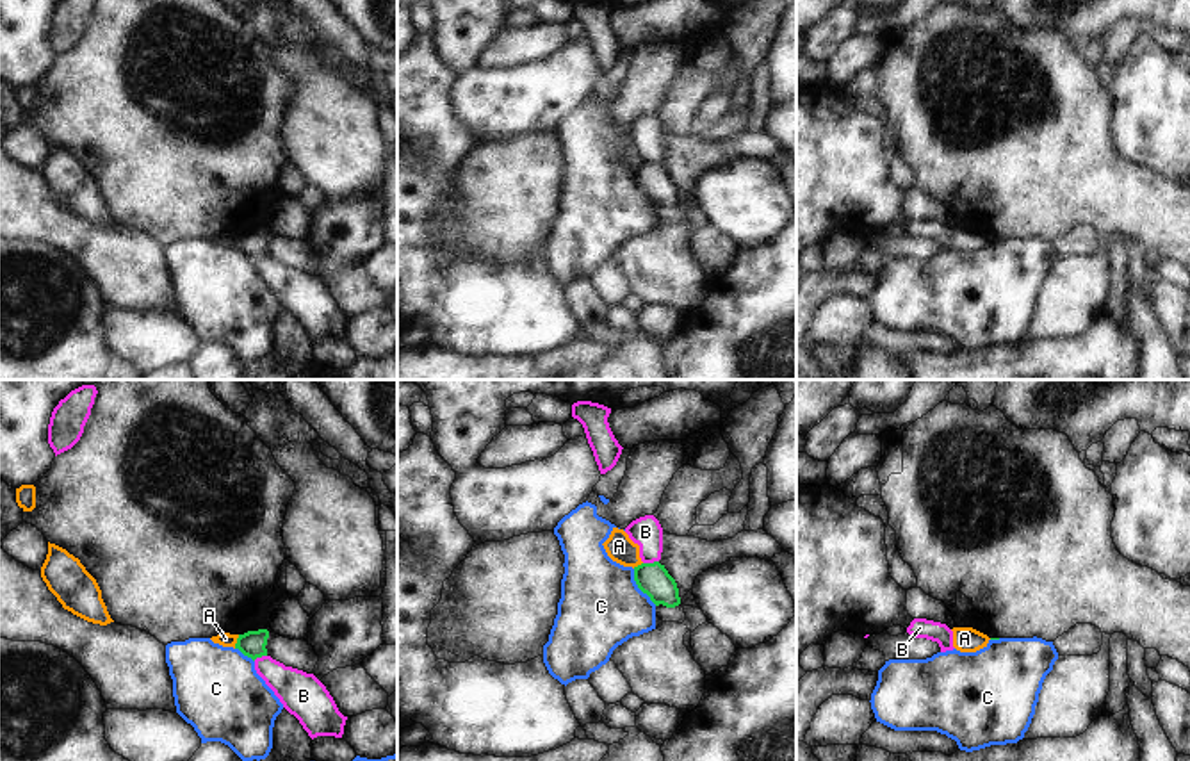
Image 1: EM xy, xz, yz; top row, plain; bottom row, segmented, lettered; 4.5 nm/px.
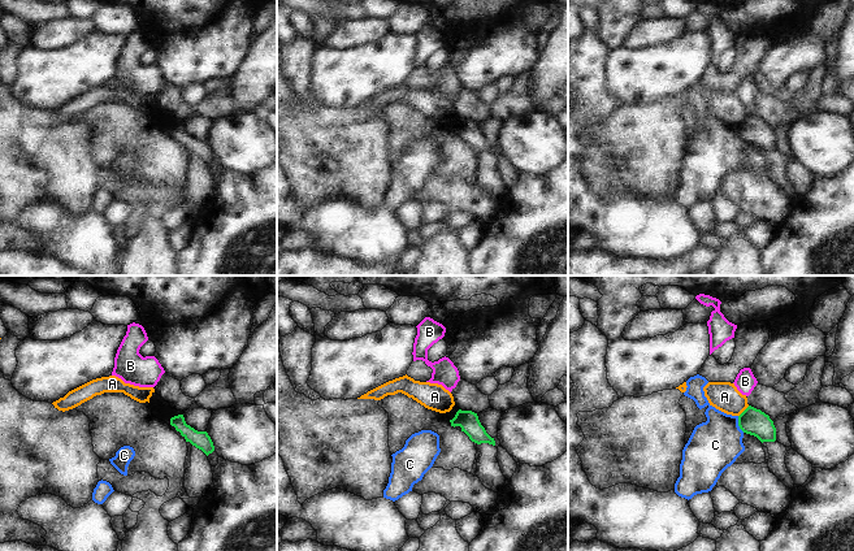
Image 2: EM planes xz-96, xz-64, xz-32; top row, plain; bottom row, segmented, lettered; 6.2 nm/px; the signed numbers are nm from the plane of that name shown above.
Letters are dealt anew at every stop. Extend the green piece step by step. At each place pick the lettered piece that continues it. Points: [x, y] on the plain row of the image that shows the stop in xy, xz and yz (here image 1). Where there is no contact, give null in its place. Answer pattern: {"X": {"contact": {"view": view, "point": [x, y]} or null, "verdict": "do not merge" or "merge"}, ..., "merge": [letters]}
{"A": {"contact": {"view": "xy", "point": [237, 243]}, "verdict": "do not merge"}, "B": {"contact": {"view": "xz", "point": [651, 164]}, "verdict": "do not merge"}, "C": {"contact": {"view": "xz", "point": [638, 188]}, "verdict": "do not merge"}, "merge": []}

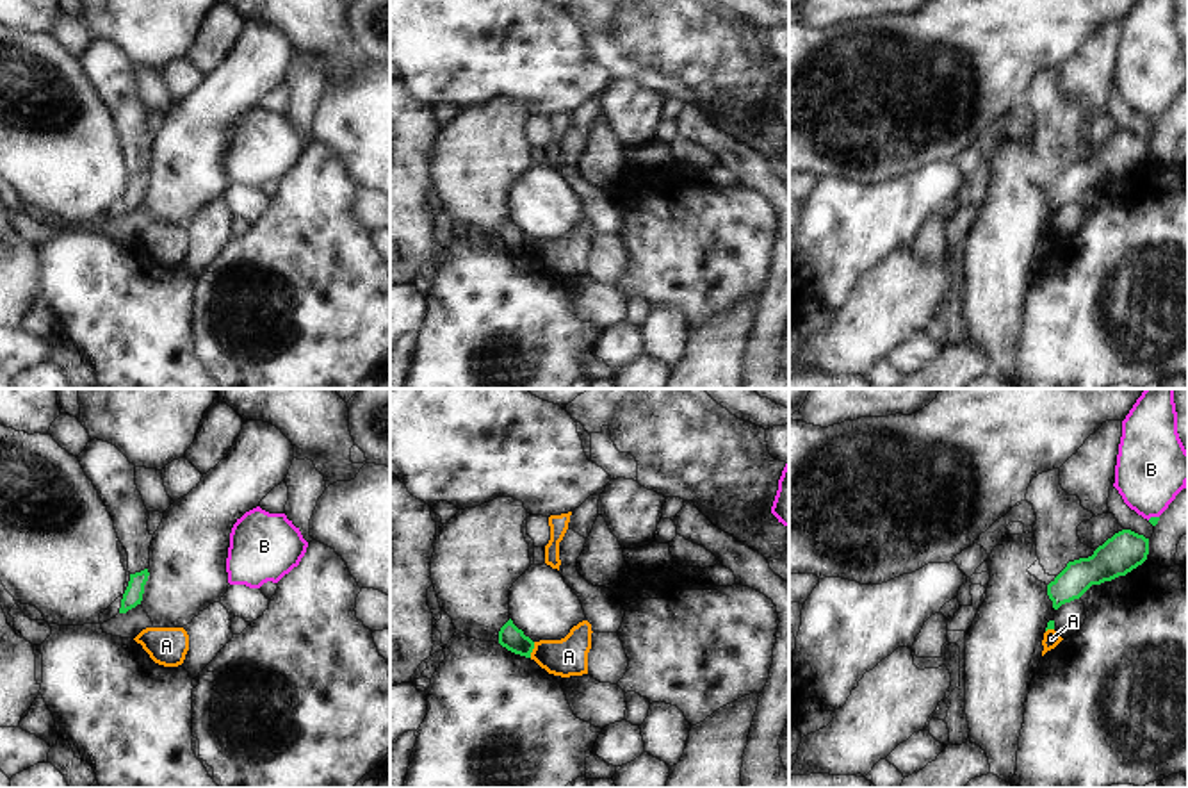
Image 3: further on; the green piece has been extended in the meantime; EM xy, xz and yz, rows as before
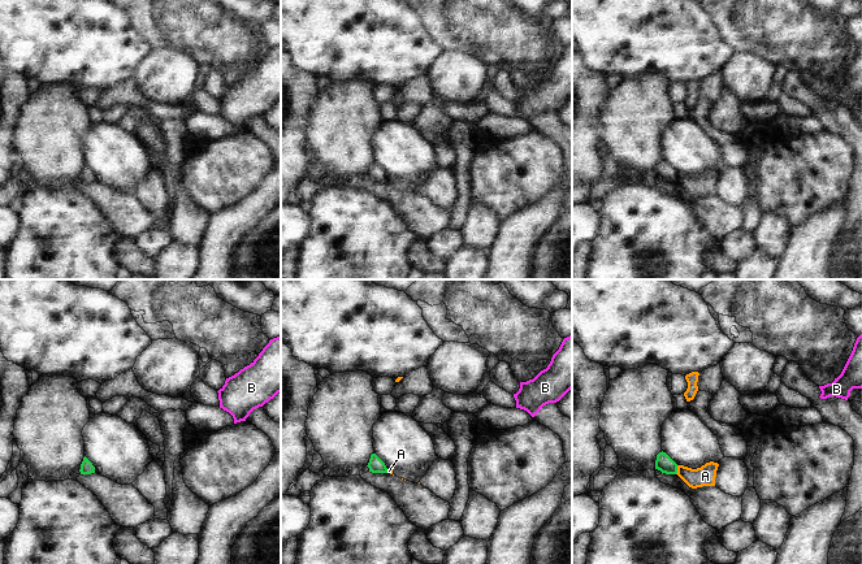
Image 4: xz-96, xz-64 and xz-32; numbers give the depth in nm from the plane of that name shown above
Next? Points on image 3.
{"A": {"contact": {"view": "xz", "point": [533, 248]}, "verdict": "do not merge"}, "B": {"contact": {"view": "yz", "point": [1153, 118]}, "verdict": "do not merge"}, "merge": []}

